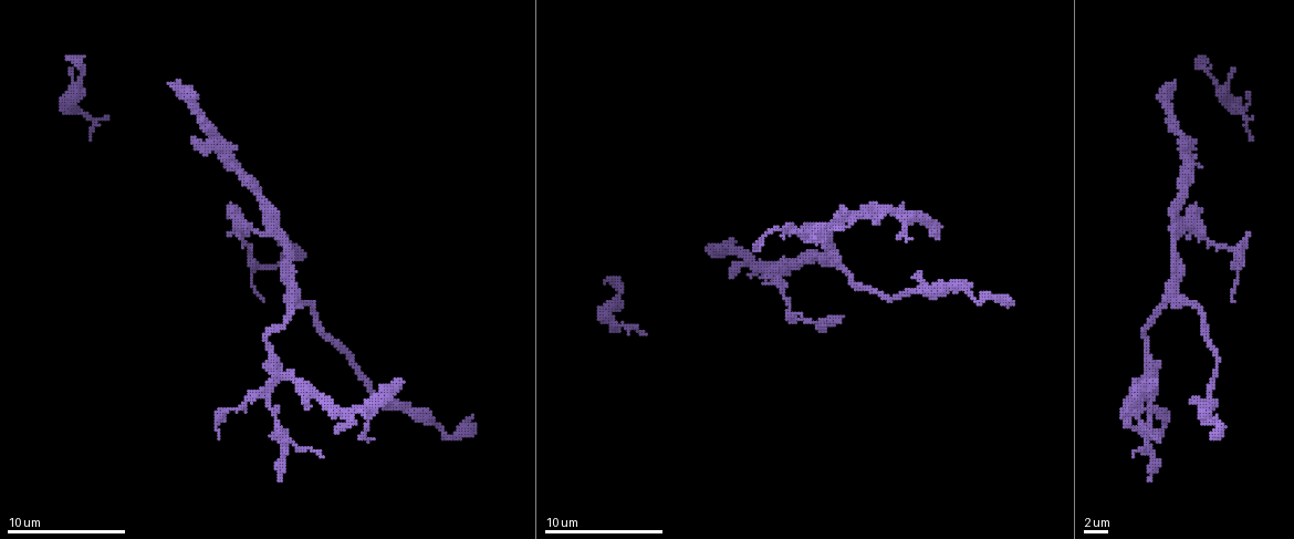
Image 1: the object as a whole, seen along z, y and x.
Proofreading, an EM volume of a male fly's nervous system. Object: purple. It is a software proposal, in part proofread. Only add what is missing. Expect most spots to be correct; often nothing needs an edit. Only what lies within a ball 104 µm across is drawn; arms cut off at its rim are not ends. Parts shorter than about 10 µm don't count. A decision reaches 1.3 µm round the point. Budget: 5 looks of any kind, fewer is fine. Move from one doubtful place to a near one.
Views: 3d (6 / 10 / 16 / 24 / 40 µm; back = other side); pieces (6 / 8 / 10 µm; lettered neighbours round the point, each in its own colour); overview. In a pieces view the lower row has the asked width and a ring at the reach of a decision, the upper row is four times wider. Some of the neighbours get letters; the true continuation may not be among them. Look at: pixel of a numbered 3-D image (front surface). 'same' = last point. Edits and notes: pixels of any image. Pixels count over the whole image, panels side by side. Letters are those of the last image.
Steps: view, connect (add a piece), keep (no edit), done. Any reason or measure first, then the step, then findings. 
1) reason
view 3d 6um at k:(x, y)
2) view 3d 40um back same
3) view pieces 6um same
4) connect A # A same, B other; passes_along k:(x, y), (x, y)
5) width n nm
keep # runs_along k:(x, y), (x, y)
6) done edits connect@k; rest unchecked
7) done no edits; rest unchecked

end of a long branch
view pieces 8um at 1:(1156, 383)

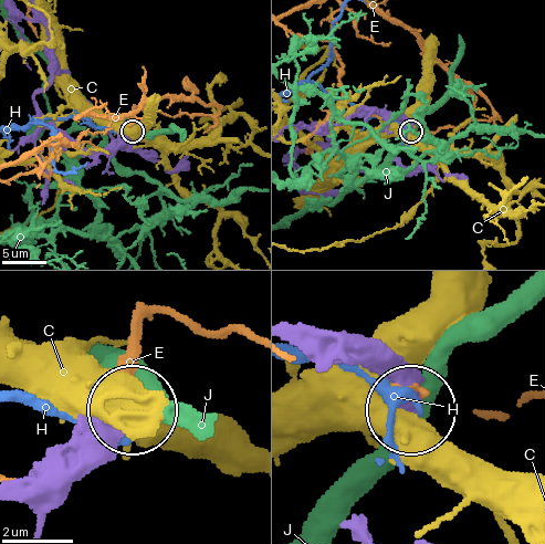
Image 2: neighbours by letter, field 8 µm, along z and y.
keep # C other, E other, H other, J other; runs_along 2:(328, 333), (406, 410); none of them fits

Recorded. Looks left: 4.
view pieces 8um at 1:(373, 439)

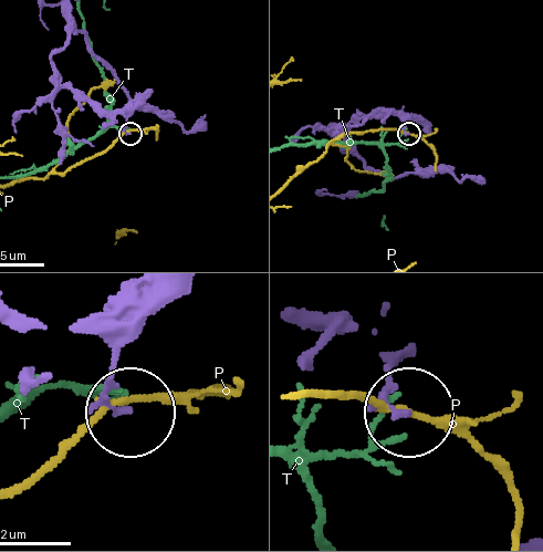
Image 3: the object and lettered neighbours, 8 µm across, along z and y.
keep # P other, T other; runs_along 3:(385, 358), (394, 367), (388, 394), (409, 413); no lettered piece goes on from it

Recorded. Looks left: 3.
tapers out
view 3d 10um at 1:(759, 241)

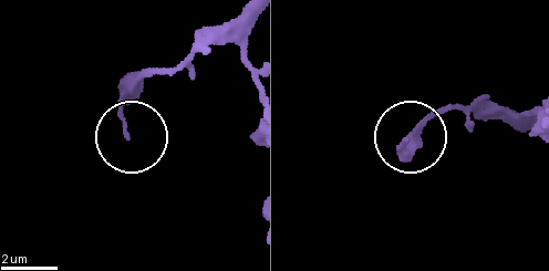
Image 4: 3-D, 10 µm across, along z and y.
view pieces 6um at 4:(406, 139)

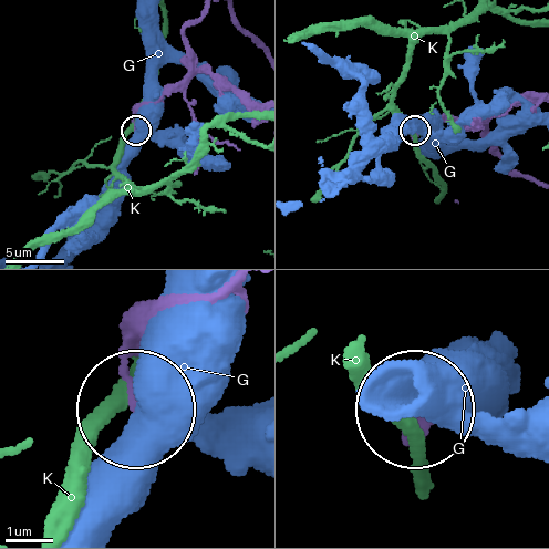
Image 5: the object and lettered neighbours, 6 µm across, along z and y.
keep # G other, K other; no lettered piece goes on from it

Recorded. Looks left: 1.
done no edits; rest unchecked

